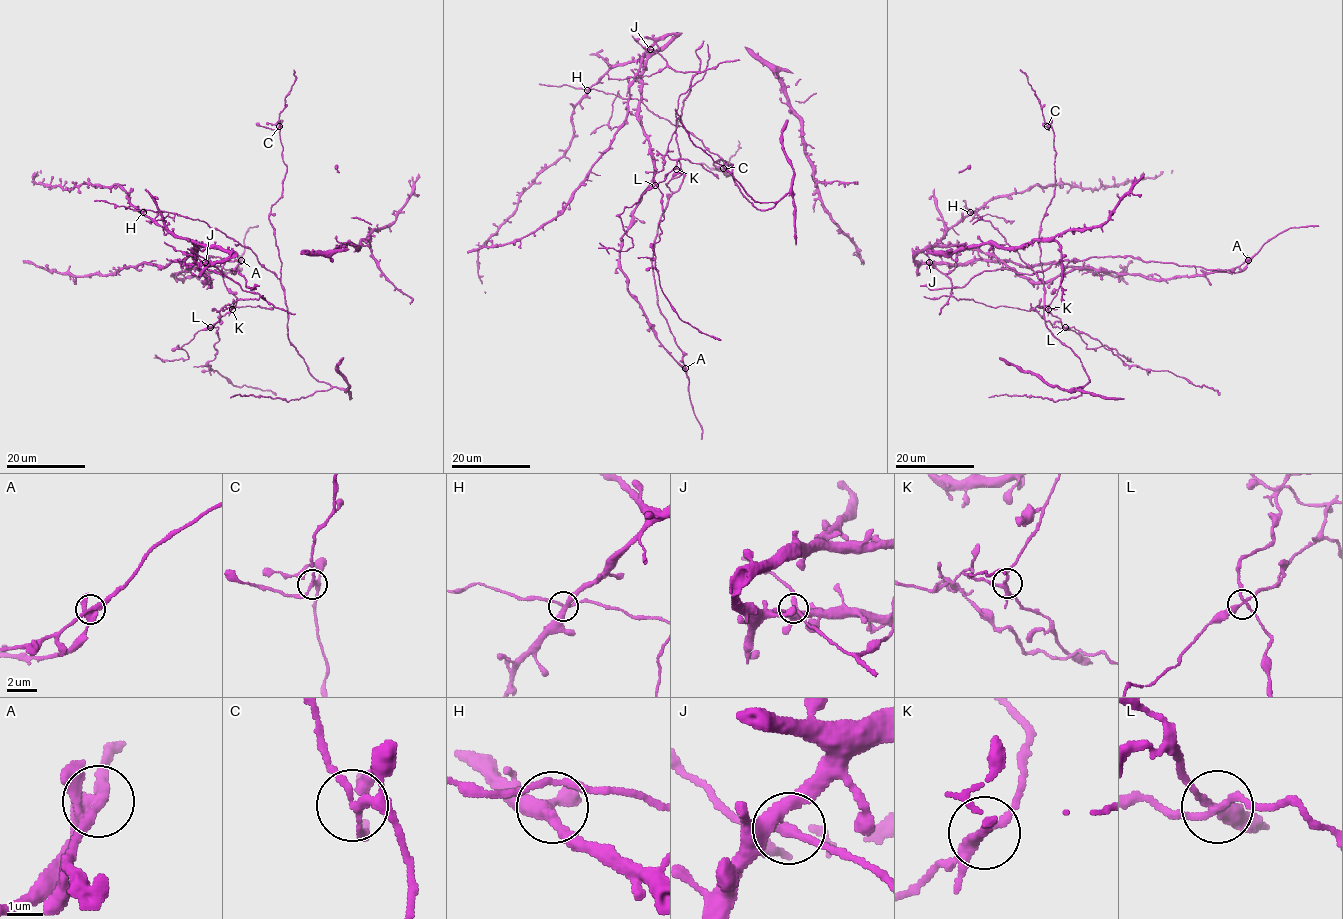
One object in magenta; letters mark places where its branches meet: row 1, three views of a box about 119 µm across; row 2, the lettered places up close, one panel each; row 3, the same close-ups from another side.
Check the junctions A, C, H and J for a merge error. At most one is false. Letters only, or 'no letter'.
A

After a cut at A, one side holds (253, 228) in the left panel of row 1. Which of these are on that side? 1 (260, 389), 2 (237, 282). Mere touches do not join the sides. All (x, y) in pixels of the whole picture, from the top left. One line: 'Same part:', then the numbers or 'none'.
Same part: 1

